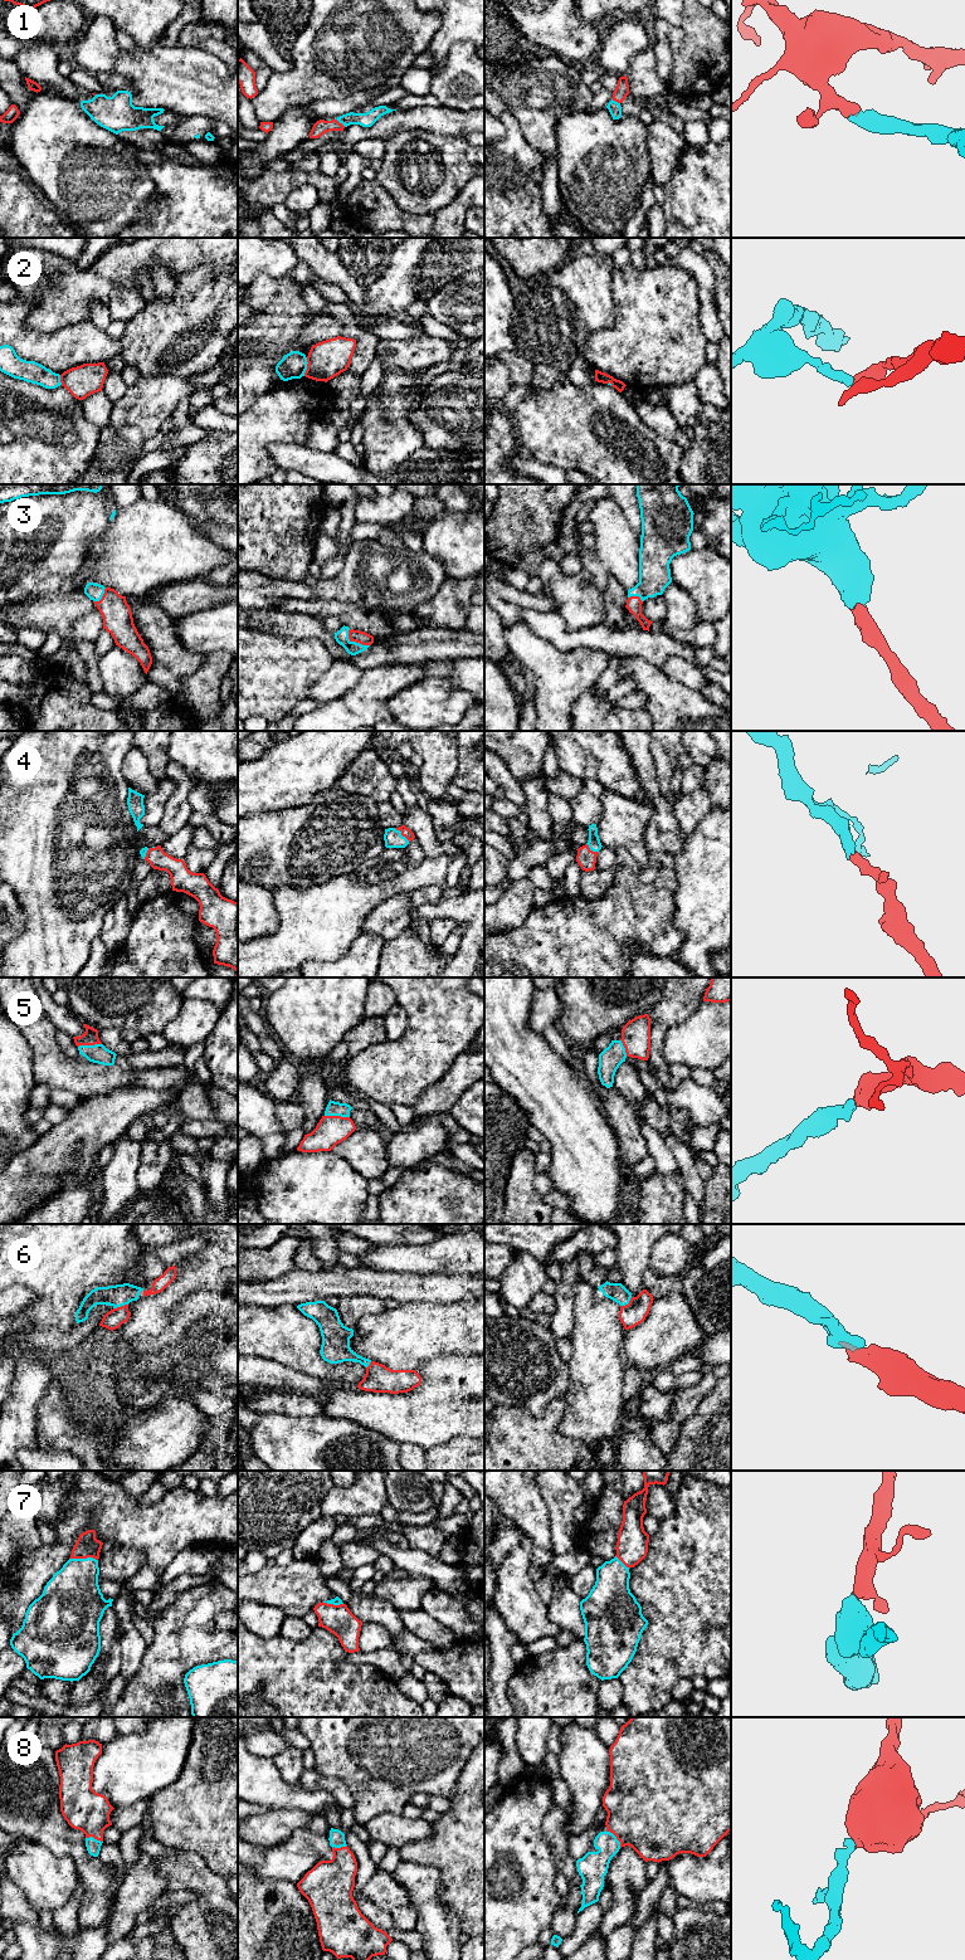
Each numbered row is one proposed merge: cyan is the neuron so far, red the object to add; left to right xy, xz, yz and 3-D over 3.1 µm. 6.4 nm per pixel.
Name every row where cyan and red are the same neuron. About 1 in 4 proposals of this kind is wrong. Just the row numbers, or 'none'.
1, 3, 4, 5, 6, 7, 8

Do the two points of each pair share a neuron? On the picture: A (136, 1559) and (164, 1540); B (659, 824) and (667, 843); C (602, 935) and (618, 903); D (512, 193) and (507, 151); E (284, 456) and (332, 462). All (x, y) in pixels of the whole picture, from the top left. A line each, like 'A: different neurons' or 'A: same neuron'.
A: different neurons
B: same neuron
C: same neuron
D: same neuron
E: same neuron

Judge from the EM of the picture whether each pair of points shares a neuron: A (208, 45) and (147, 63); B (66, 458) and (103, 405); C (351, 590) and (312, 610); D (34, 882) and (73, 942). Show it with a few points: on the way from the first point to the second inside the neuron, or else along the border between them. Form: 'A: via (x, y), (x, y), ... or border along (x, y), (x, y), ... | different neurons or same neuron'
A: border along (198, 47), (218, 57), (224, 63) | different neurons
B: border along (79, 400), (83, 415), (100, 428) | different neurons
C: border along (303, 598), (340, 599), (355, 603), (361, 608) | different neurons
D: via (49, 897), (52, 906), (61, 915), (61, 927) | same neuron

